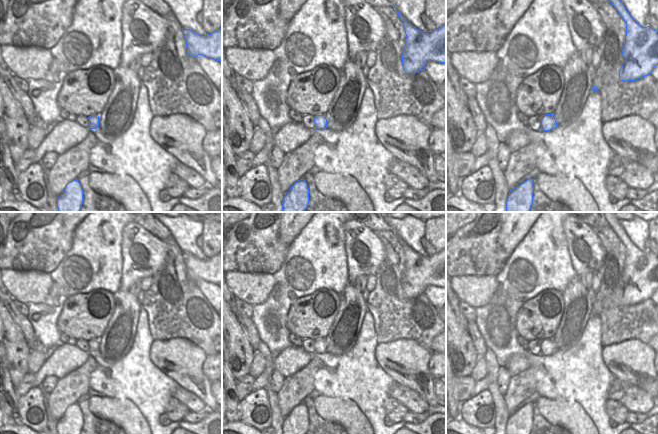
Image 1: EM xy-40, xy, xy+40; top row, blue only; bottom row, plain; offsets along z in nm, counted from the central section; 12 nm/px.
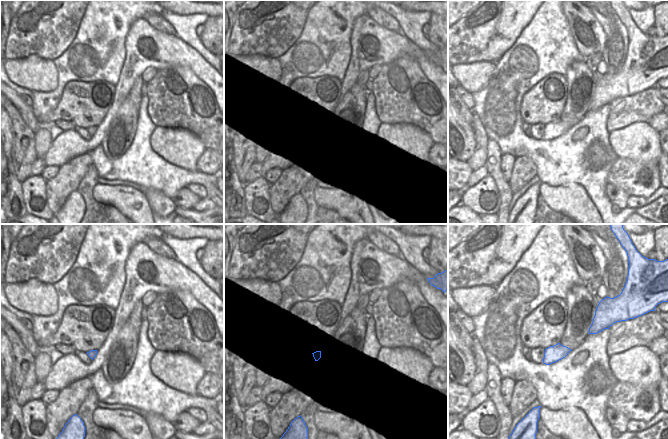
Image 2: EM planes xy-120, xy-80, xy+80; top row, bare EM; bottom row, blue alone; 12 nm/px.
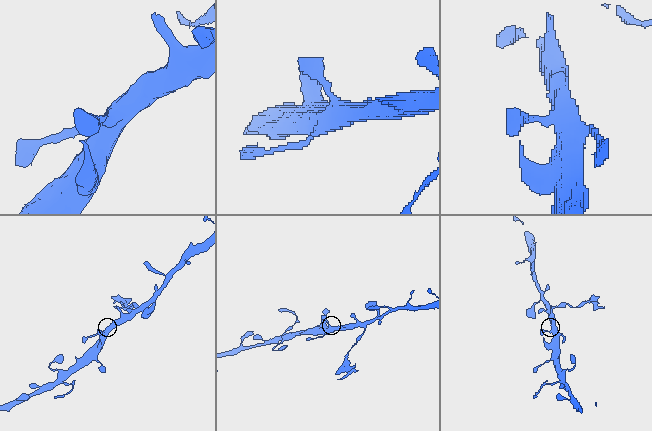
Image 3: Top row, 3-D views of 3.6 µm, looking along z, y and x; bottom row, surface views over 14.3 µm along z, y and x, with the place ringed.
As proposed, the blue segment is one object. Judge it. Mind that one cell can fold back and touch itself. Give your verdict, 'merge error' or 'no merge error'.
no merge error

